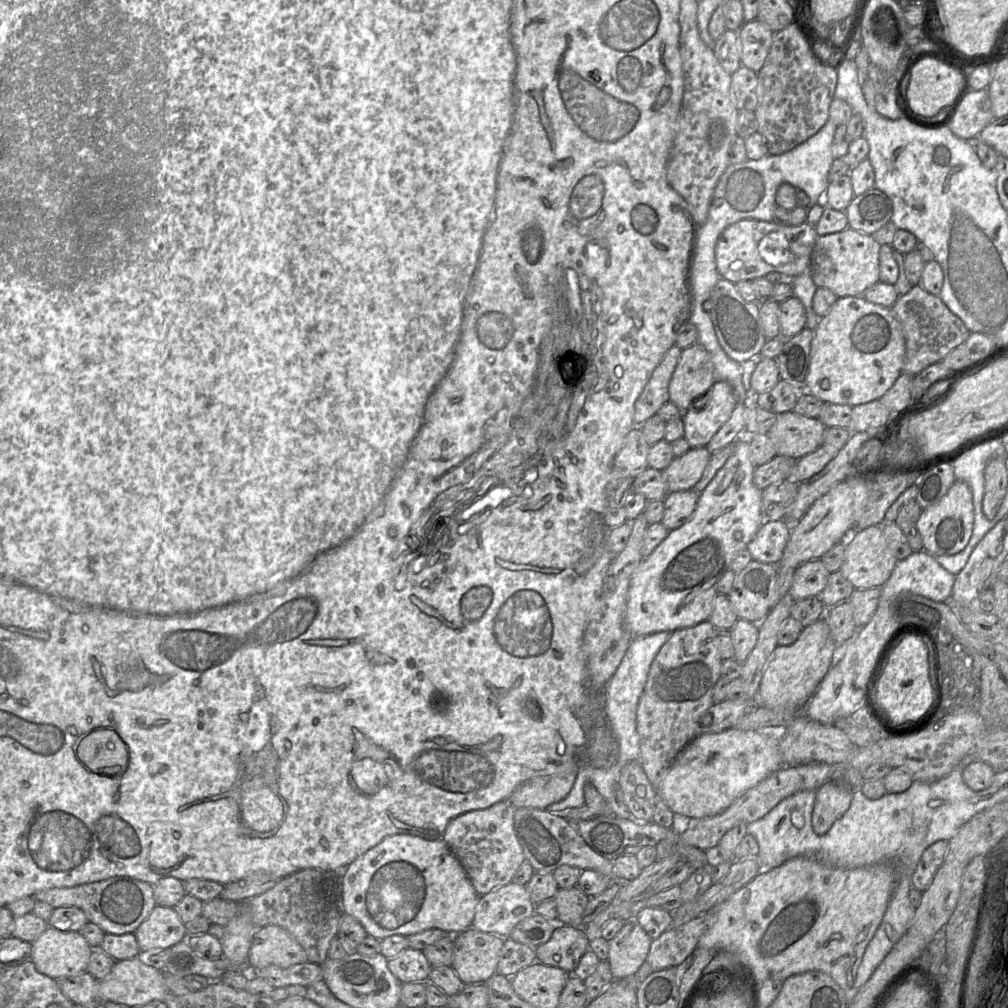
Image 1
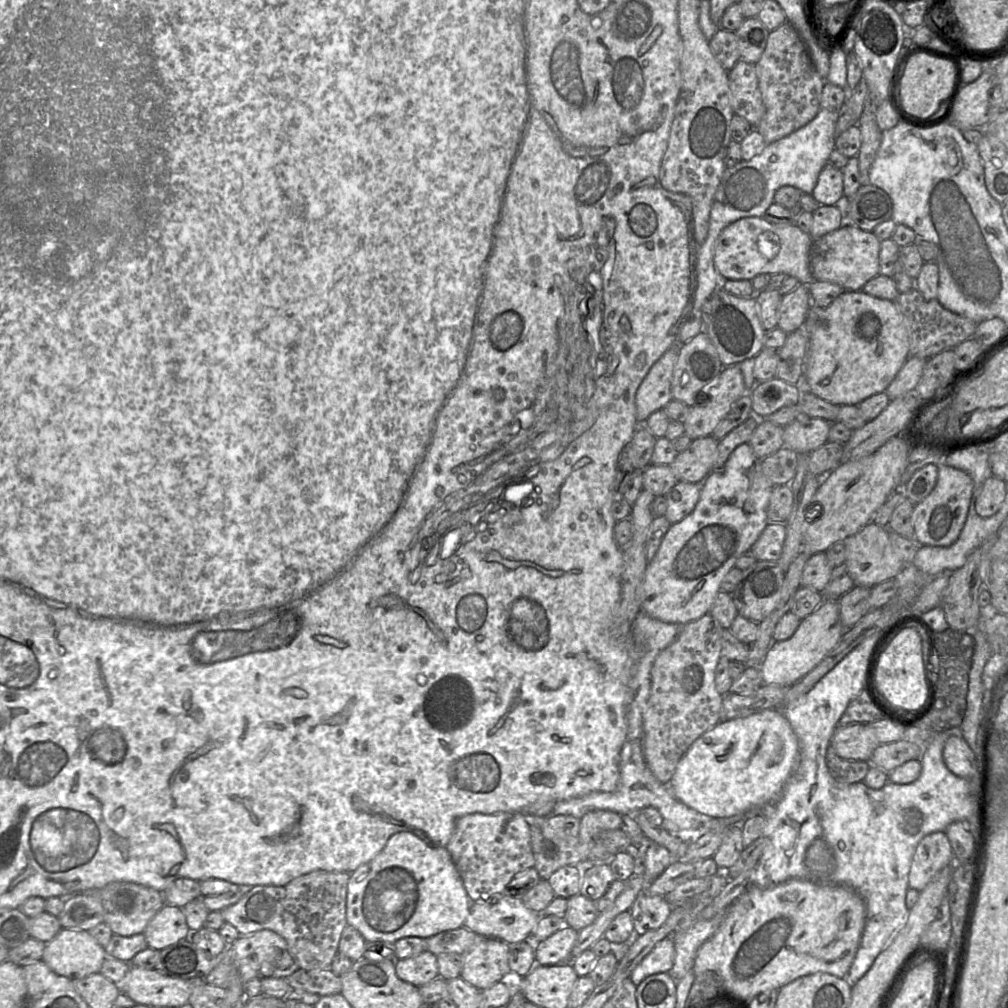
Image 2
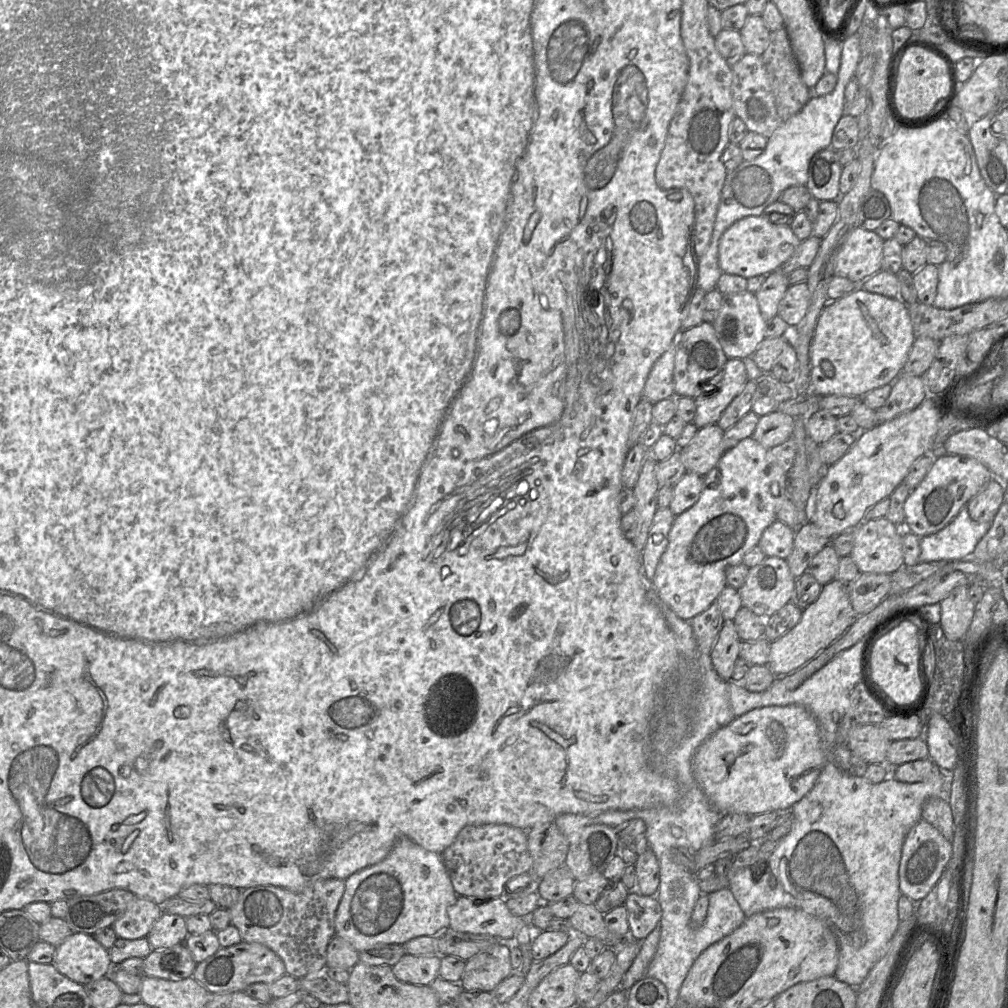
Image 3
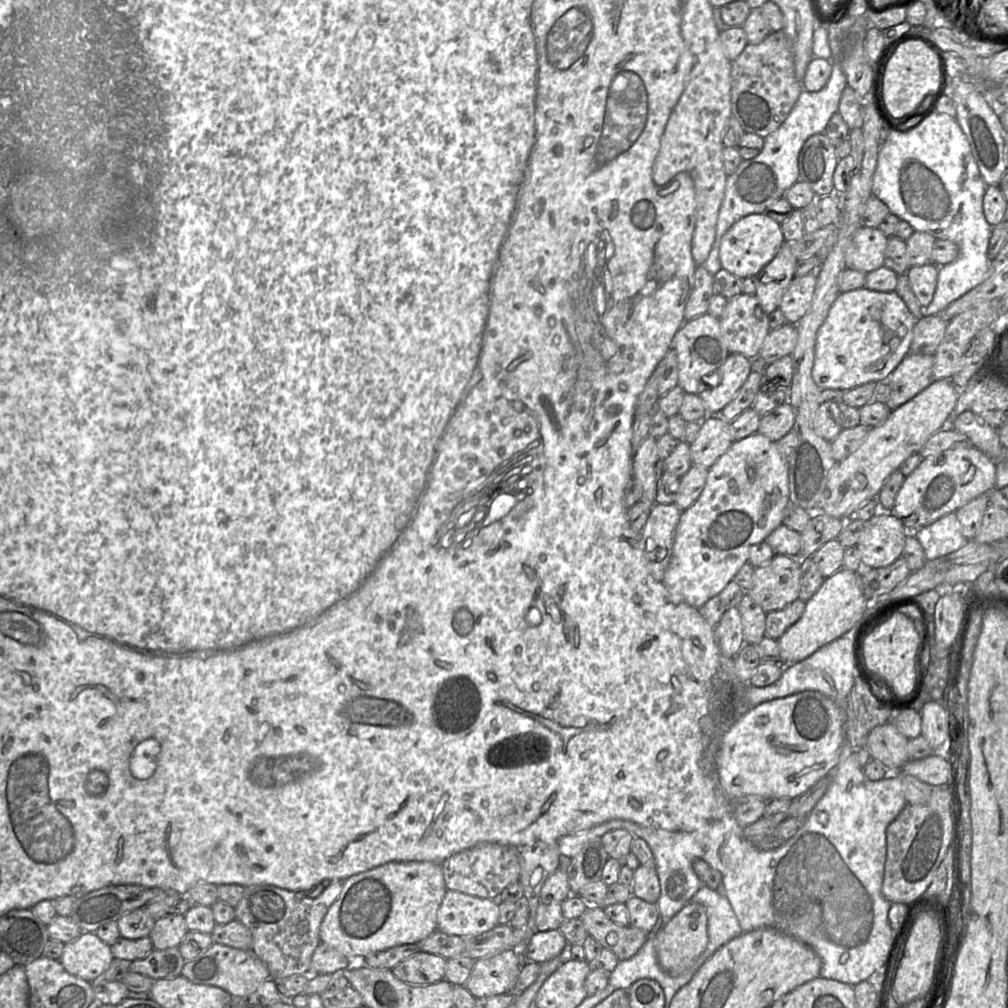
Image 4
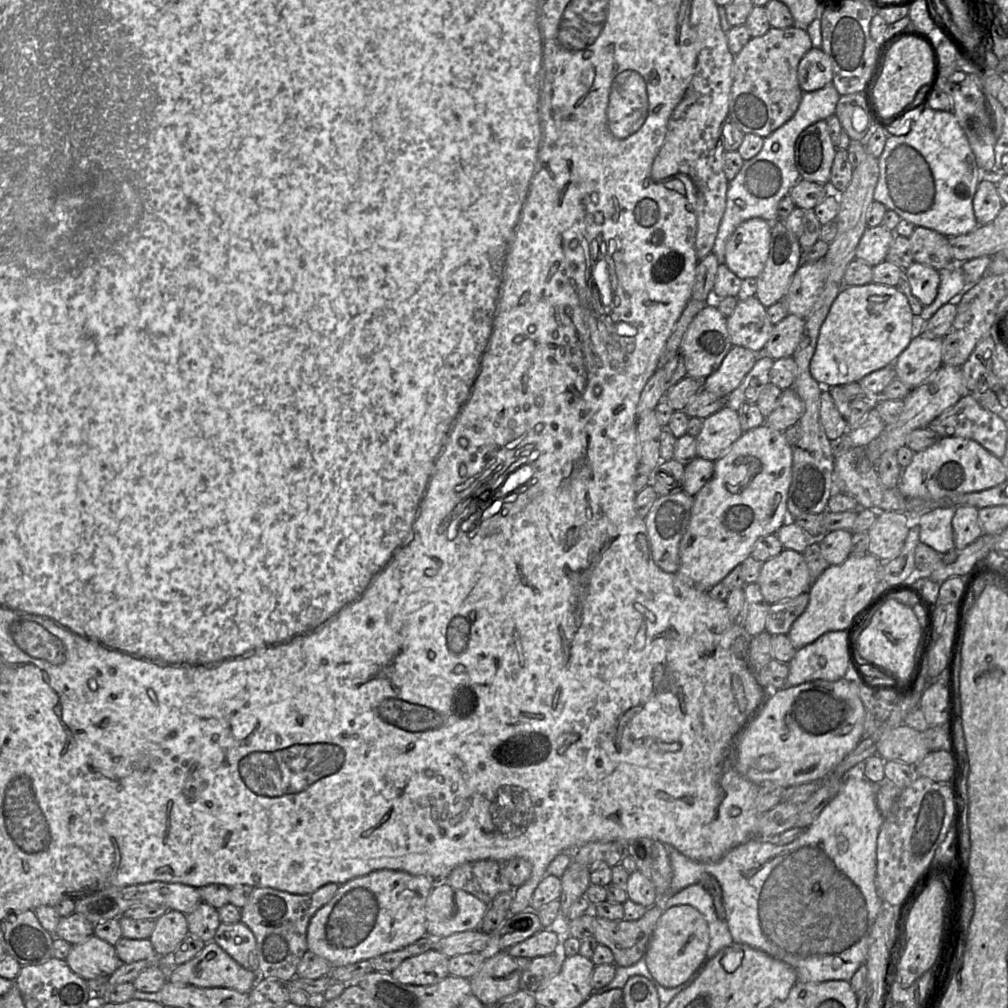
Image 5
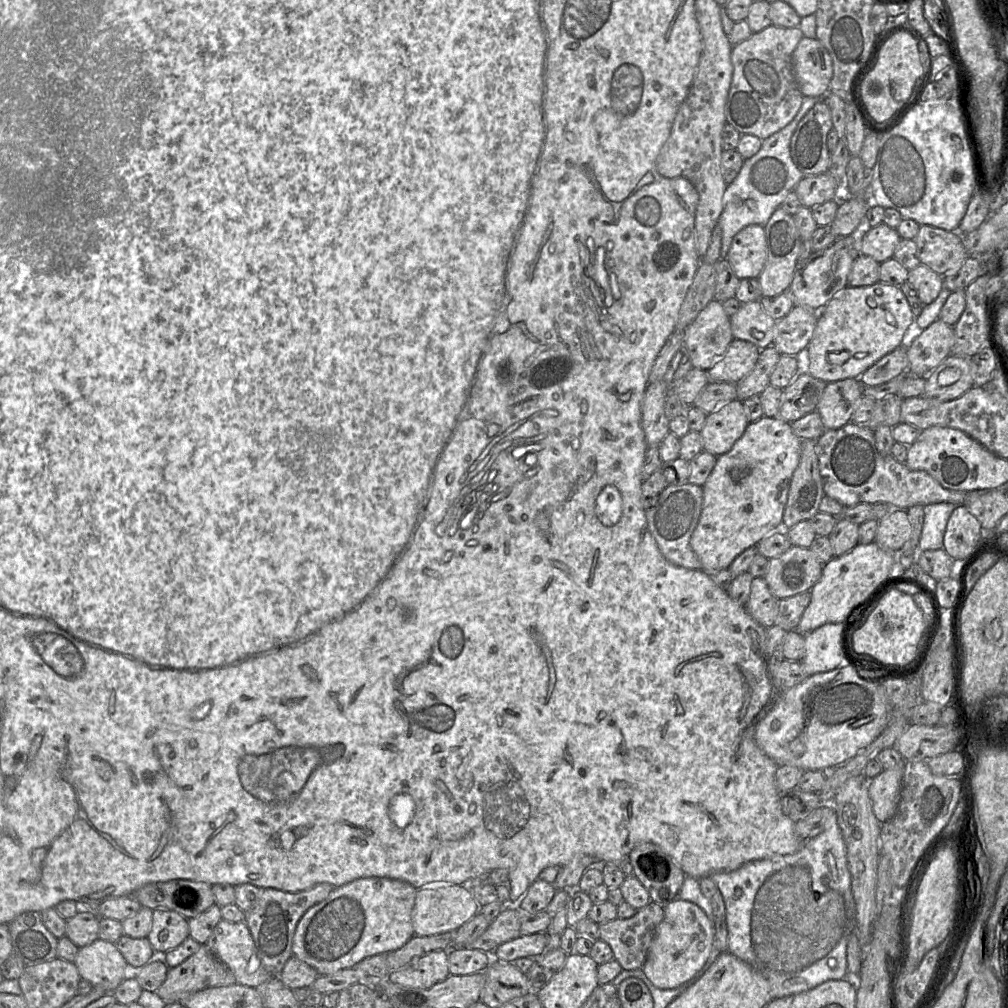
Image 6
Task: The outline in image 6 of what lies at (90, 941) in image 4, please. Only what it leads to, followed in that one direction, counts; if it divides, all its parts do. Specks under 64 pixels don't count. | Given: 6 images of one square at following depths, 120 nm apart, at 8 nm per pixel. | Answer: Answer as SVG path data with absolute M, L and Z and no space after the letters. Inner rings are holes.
M96 939L79 948L73 961L79 975L93 985L113 992L130 974L129 966L114 943Z

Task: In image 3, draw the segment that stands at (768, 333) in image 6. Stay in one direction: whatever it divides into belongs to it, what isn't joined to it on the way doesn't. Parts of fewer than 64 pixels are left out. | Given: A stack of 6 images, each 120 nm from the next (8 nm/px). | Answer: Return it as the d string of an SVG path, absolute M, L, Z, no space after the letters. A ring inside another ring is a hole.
M755 293L723 294L721 307L712 322L718 341L728 358L745 359L752 357L766 338L766 319L762 316Z

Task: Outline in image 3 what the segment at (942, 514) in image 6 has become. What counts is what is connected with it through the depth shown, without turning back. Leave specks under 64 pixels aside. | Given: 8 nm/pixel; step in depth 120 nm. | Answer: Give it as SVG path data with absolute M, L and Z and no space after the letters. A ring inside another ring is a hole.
M967 504L958 515L940 531L920 537L919 562L957 561L968 559L976 545L988 532L992 522L976 522L968 512Z

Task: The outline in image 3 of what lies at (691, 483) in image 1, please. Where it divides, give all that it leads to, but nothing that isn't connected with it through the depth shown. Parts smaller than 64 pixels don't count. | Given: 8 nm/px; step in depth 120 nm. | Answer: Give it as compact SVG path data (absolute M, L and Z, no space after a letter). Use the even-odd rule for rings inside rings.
M716 423L702 427L688 445L678 449L687 472L704 478L716 466L723 455L724 432Z

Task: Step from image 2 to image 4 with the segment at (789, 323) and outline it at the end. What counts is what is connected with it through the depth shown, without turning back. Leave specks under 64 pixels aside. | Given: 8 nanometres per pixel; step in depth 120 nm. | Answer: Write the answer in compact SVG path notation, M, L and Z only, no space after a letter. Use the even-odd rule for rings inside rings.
M816 272L794 277L786 289L780 304L780 310L786 322L797 324L809 310L817 283Z

